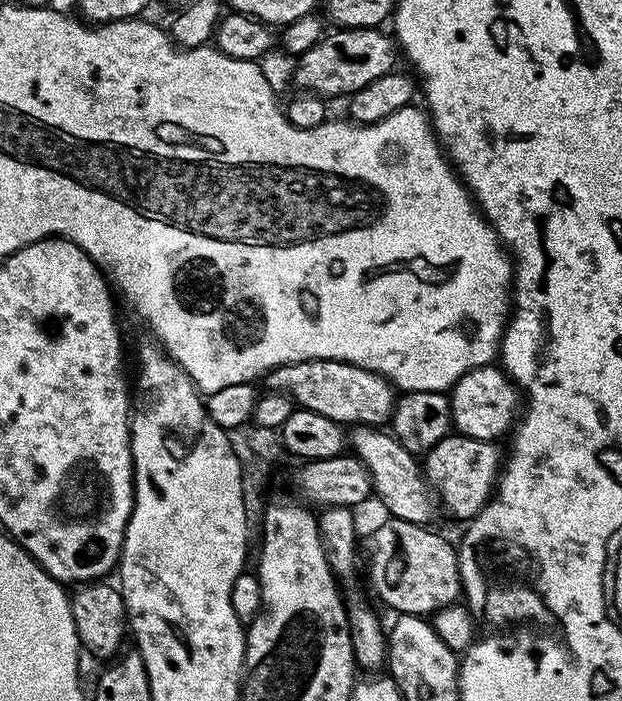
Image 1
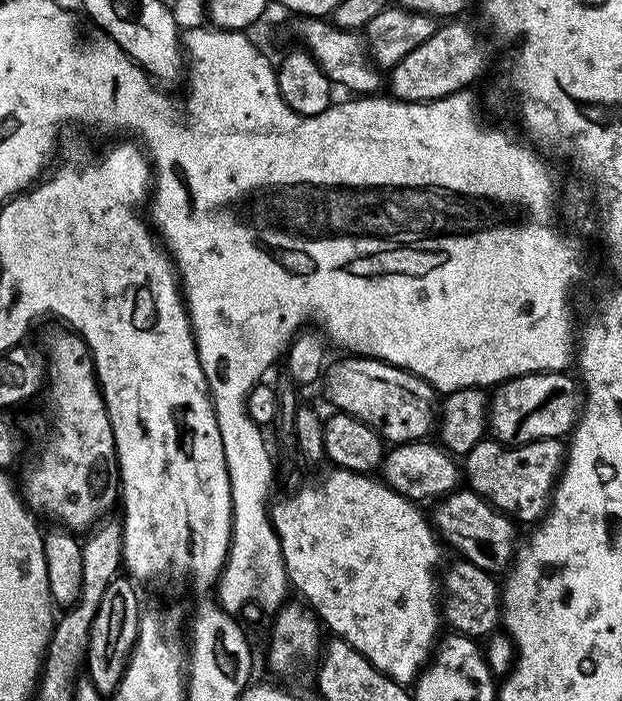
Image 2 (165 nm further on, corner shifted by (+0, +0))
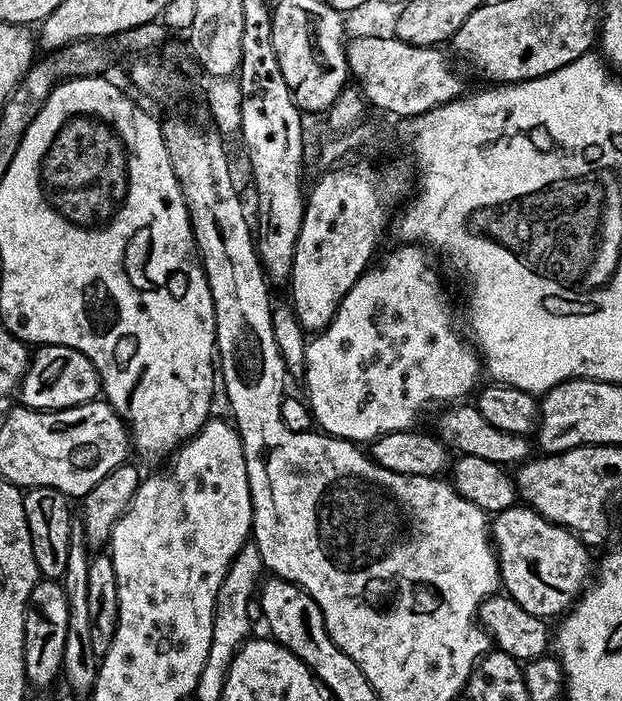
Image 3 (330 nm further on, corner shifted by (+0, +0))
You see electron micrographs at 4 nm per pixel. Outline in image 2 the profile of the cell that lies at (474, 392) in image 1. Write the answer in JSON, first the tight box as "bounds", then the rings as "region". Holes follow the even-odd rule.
{"bounds":[488,372,585,446],"region":[[[531,372],[505,380],[490,396],[488,422],[491,435],[509,446],[567,437],[584,409],[585,395],[581,385],[573,377],[572,380],[564,372]]]}

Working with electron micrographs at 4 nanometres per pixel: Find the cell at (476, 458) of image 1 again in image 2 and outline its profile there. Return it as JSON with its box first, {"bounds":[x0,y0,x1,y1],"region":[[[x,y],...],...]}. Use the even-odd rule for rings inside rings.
{"bounds":[462,438,566,526],"region":[[[485,438],[478,441],[463,457],[462,472],[466,484],[468,480],[467,487],[479,494],[497,512],[515,518],[521,525],[532,526],[548,511],[552,490],[556,487],[565,459],[566,444],[560,438],[511,446],[501,444],[495,438]]]}

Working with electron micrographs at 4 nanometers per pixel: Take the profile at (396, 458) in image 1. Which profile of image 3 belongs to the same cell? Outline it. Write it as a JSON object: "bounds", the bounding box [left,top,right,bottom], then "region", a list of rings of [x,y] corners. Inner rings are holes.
{"bounds":[490,506,594,618],"region":[[[513,506],[495,513],[490,520],[490,535],[500,564],[503,591],[530,614],[541,618],[560,618],[583,593],[594,572],[594,560],[588,557],[589,545],[561,524],[542,518],[527,506]]]}

